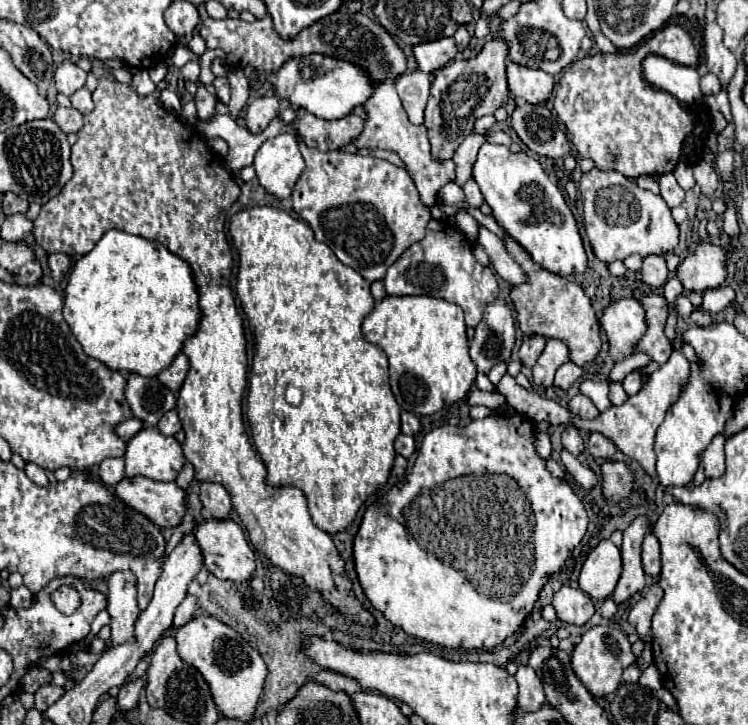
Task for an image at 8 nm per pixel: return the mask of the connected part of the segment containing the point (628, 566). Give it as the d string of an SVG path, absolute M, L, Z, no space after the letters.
M636 516L630 526L624 530L624 544L622 544L622 576L618 580L618 586L612 594L616 604L628 600L636 592L640 592L646 586L640 552L642 552L642 540L648 532L646 516Z

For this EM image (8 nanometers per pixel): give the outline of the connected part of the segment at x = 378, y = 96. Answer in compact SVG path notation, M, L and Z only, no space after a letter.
M384 82L382 86L378 86L378 90L374 90L374 94L364 102L362 108L366 110L364 130L352 144L356 148L384 148L384 150L396 152L402 158L402 162L406 164L406 170L416 184L422 204L428 208L434 206L436 194L444 186L444 182L454 180L454 162L442 162L442 166L438 166L438 162L434 162L434 158L430 158L430 142L426 136L426 128L422 124L416 126L408 120L404 108L400 104L400 98L396 94L394 82Z

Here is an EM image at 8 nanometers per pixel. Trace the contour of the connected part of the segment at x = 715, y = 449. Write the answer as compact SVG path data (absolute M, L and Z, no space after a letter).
M718 434L710 442L710 446L704 450L702 466L706 470L706 478L716 478L722 474L722 470L724 470L724 442L726 442L726 438L722 434Z

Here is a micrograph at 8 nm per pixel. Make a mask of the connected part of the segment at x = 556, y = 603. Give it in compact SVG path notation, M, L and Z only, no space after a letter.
M562 586L554 598L552 598L552 606L556 608L556 614L560 620L582 626L586 624L586 620L594 614L594 602L578 588L570 588L570 586Z

